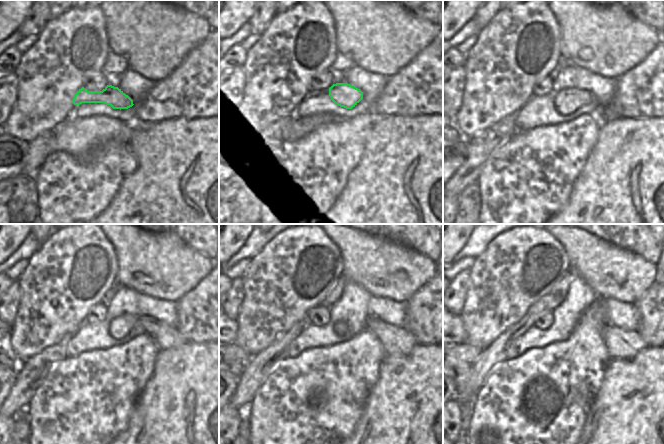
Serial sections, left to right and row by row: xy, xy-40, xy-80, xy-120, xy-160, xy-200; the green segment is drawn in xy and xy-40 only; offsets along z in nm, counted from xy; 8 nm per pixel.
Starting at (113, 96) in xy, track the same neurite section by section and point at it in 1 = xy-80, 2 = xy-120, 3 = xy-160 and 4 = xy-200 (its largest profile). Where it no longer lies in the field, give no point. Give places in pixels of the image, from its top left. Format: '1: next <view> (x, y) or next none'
1: next xy-80 (567, 101)
2: next xy-120 (166, 336)
3: next xy-160 (395, 340)
4: next xy-200 (621, 344)

